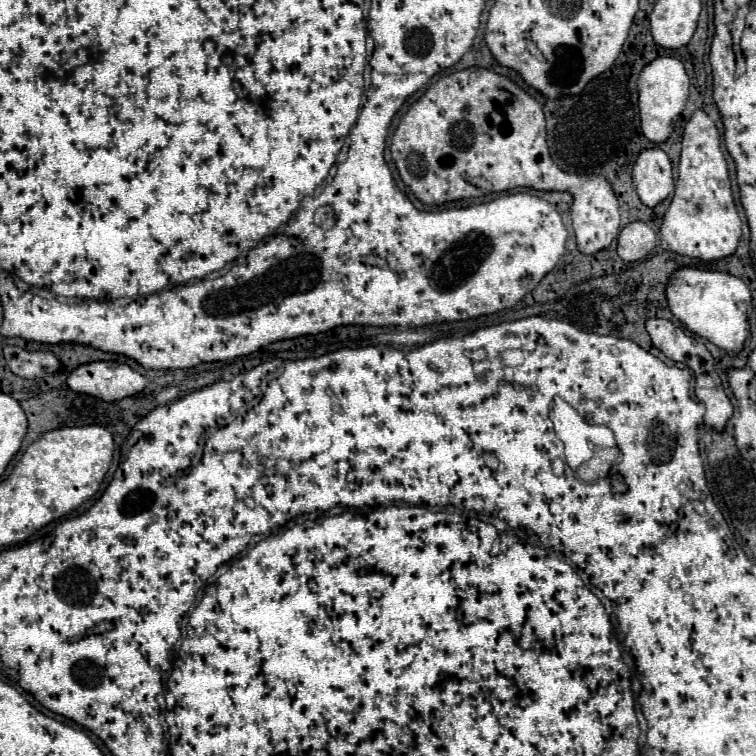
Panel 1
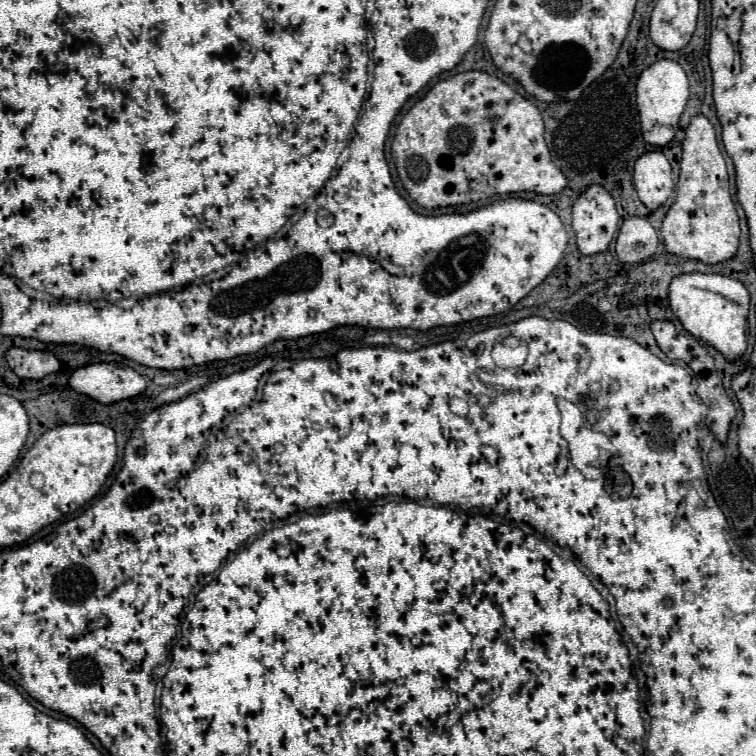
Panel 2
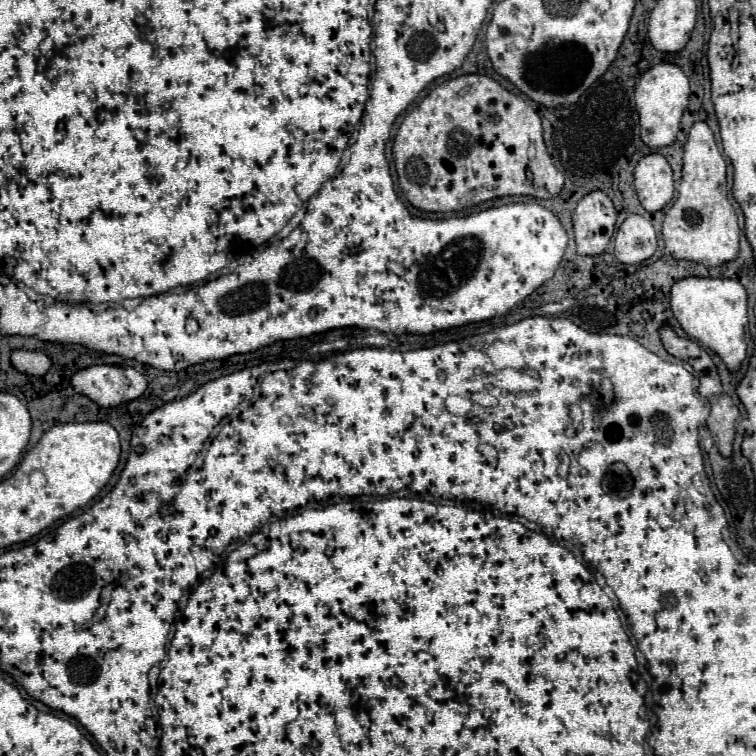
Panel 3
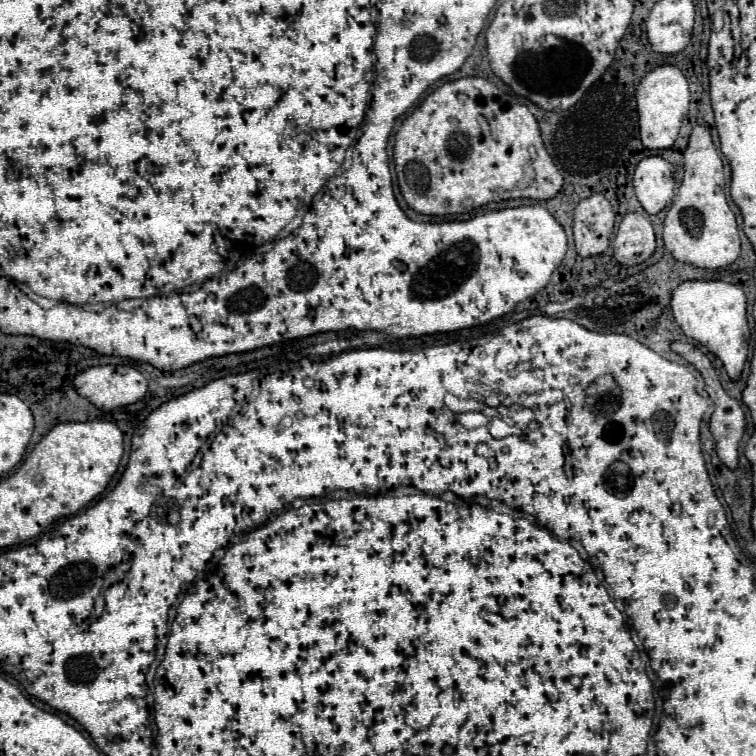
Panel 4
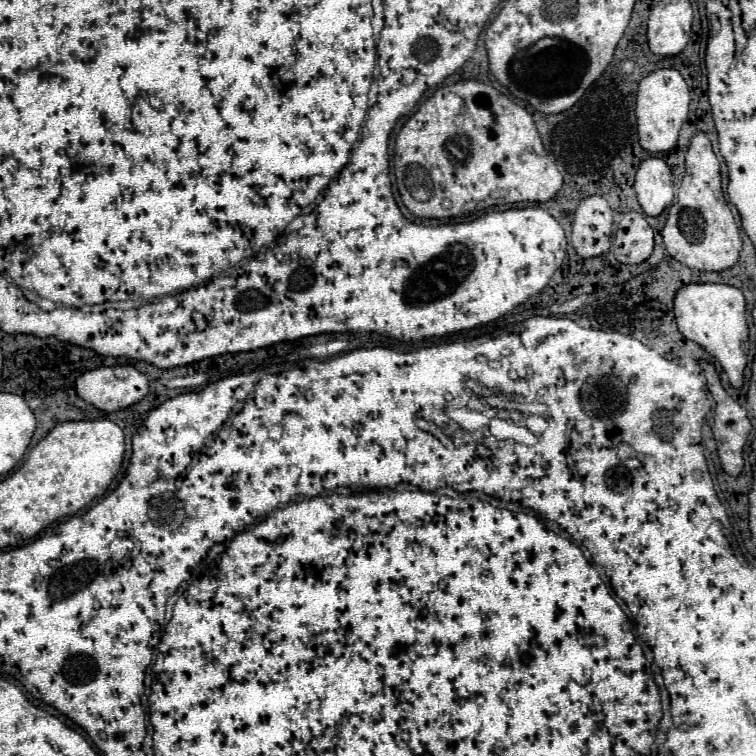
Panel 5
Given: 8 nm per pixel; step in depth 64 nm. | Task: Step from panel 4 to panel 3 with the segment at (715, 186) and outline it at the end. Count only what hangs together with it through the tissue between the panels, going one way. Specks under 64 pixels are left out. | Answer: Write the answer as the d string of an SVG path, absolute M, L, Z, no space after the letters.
M694 122L684 144L684 166L678 196L664 216L662 236L666 250L678 260L694 260L704 266L720 266L738 256L738 216L728 200L726 162L706 122Z

